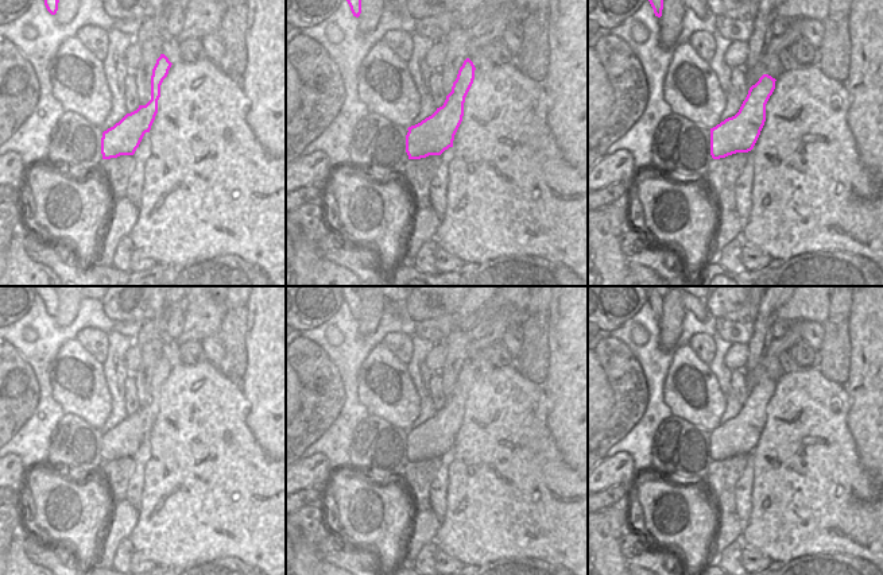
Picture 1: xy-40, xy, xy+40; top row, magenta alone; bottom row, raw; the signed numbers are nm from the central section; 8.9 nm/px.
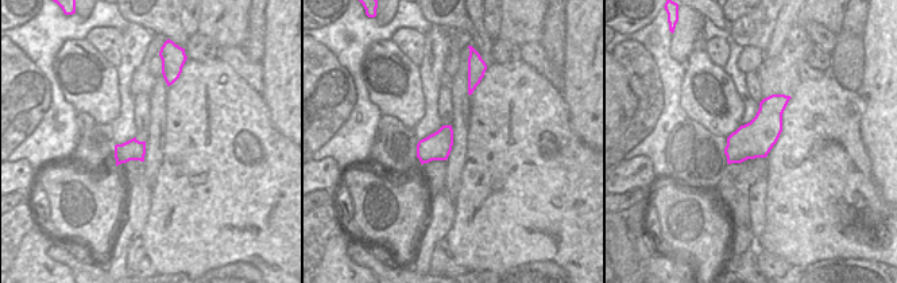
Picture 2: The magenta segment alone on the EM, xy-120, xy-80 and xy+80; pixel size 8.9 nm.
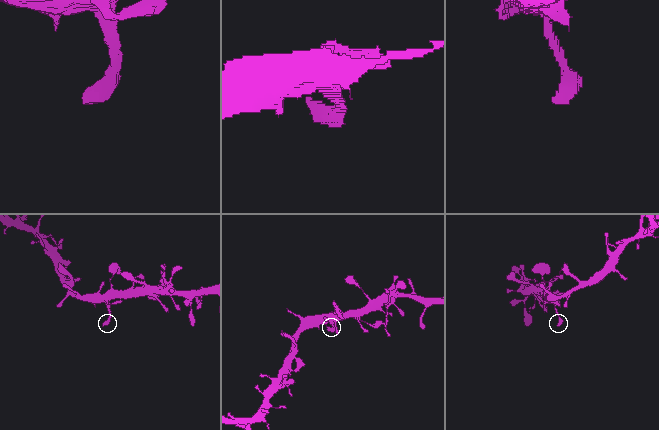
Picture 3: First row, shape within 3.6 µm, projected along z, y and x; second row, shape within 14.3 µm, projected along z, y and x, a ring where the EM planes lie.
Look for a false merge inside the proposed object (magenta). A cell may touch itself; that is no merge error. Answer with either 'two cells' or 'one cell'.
one cell

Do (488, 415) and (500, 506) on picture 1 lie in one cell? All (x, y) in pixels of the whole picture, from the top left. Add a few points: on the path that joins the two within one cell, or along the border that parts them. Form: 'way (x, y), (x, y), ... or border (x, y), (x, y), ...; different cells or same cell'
way (488, 437), (487, 469), (500, 483); same cell

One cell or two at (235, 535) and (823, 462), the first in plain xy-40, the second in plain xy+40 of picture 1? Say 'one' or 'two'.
one

